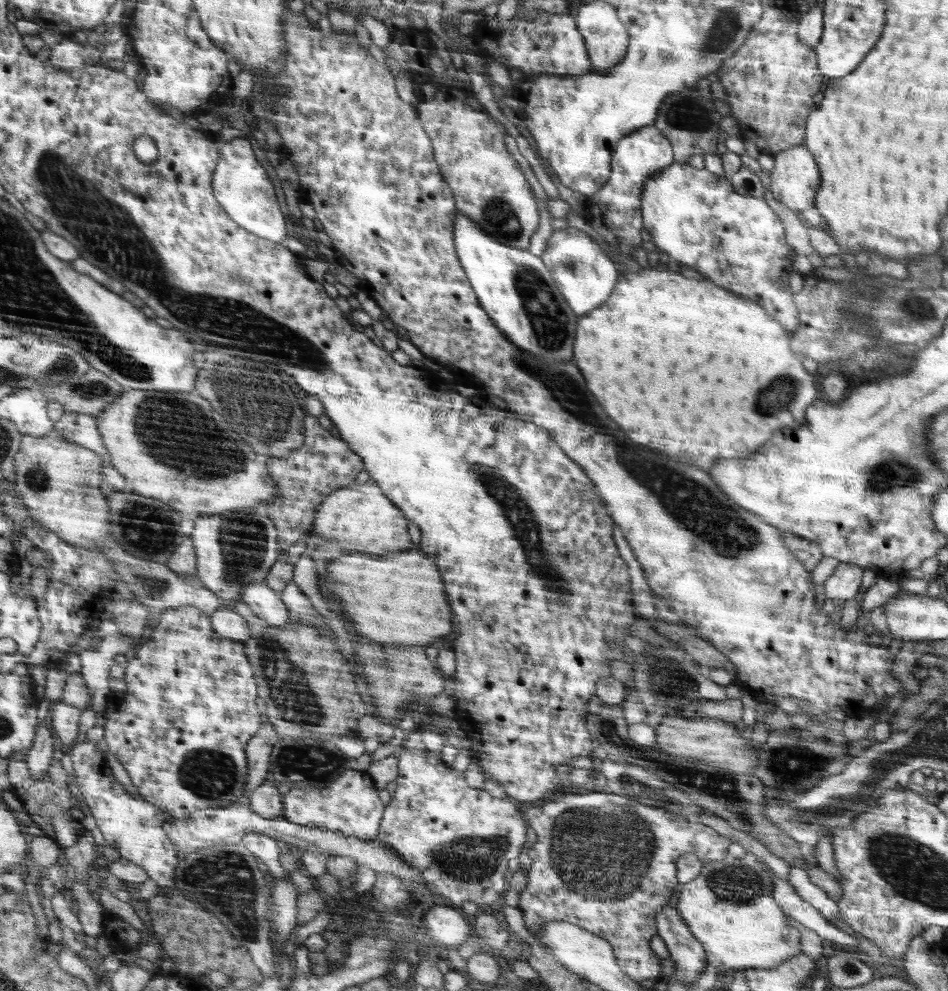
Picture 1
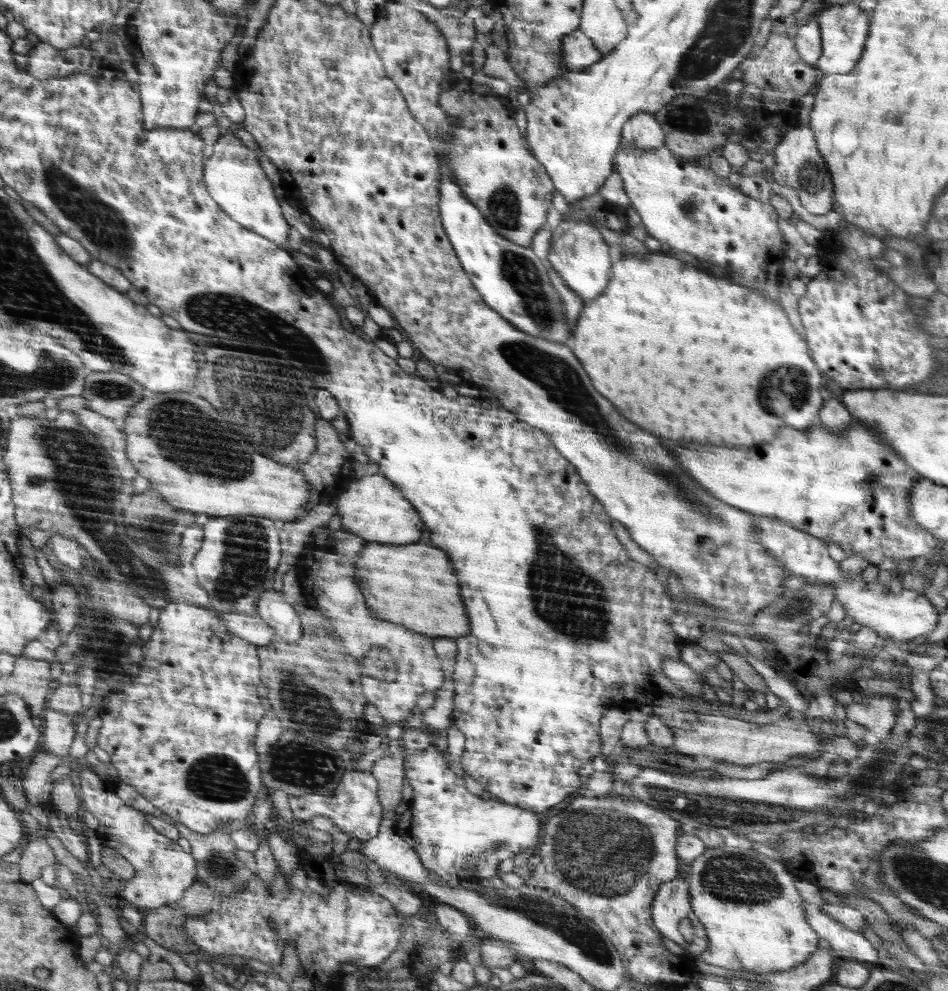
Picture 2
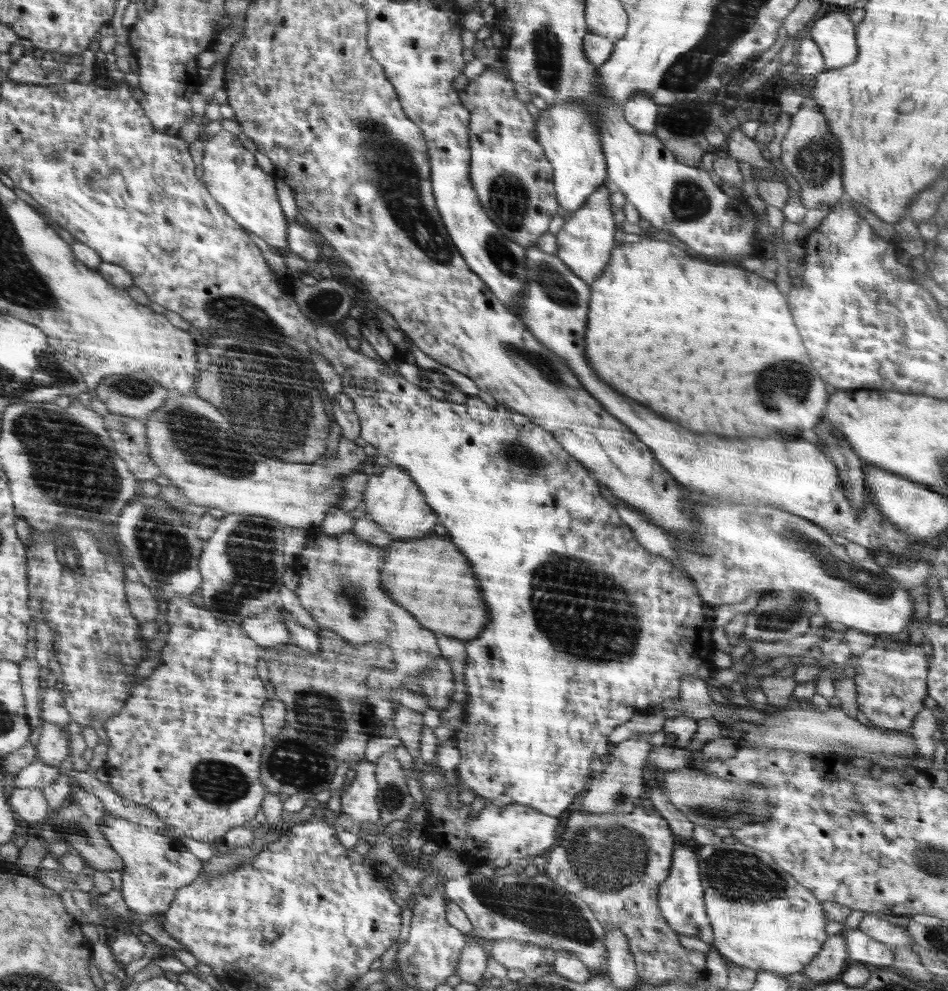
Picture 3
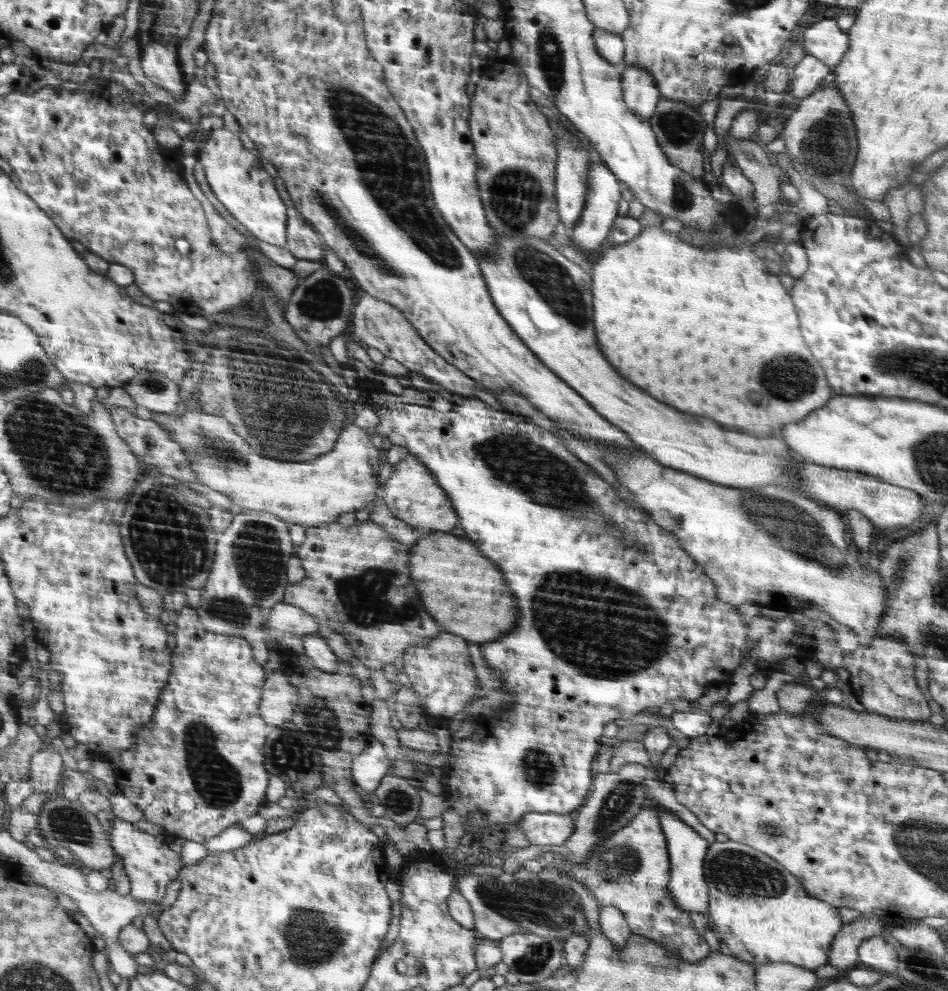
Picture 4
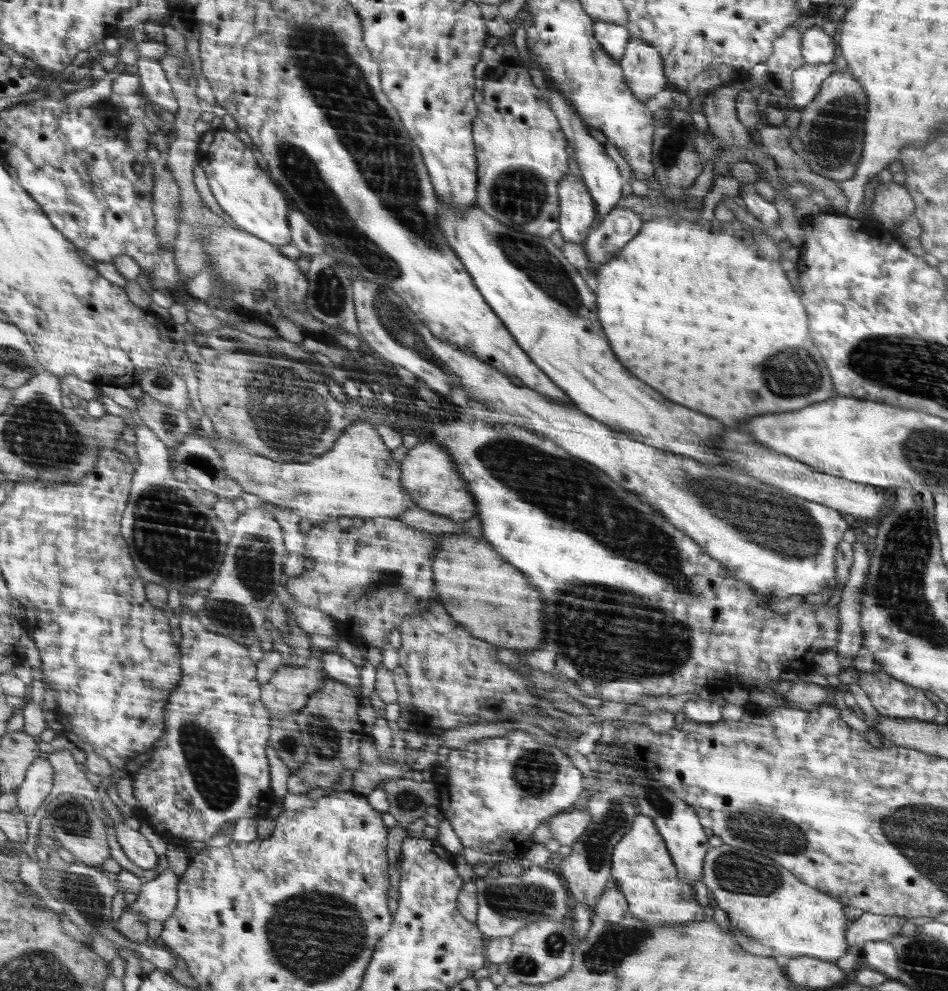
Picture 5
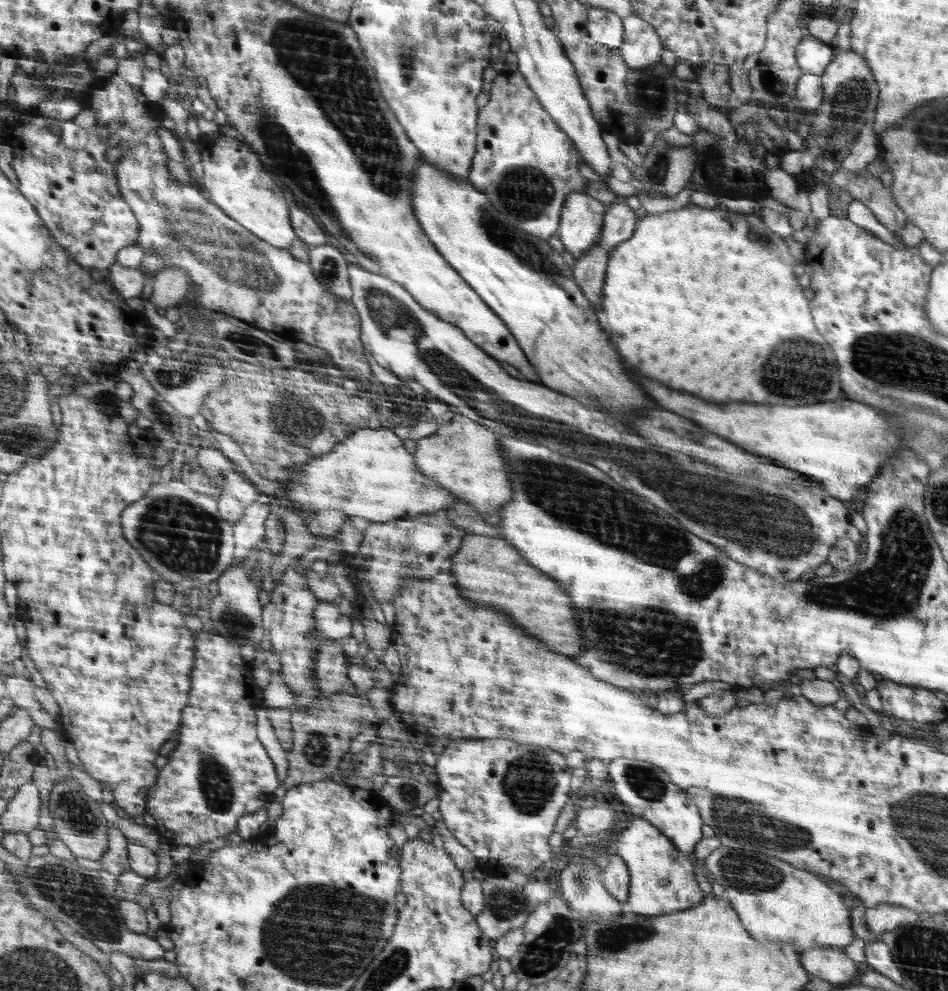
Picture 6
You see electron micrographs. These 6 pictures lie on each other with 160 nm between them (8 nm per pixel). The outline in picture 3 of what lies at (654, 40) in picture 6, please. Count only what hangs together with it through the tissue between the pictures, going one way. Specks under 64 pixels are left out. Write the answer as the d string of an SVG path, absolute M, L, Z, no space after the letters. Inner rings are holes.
M639 92L626 101L623 115L632 128L651 134L655 131L658 107L648 95Z

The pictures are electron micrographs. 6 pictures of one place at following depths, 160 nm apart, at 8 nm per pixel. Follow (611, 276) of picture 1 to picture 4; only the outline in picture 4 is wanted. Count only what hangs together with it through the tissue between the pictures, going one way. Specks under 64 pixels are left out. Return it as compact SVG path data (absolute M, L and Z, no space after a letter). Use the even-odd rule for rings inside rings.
M594 158L594 162L591 160L588 206L585 208L580 222L569 230L571 233L569 242L574 243L585 254L591 254L591 252L596 252L599 248L602 248L602 244L609 240L610 229L614 224L614 220L619 216L618 209L620 200L620 181L618 181L618 178L610 172L608 165L604 161L598 161L596 158Z

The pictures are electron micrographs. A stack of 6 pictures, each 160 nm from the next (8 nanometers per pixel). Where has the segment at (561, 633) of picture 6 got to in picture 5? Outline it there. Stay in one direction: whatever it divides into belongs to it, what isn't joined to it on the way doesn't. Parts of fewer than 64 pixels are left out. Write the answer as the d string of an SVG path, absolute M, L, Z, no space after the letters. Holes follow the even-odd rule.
M443 533L440 541L441 550L432 566L435 588L438 584L437 600L450 610L453 619L458 624L466 624L474 636L500 648L522 652L544 647L548 638L542 628L542 596L526 576L506 564L501 553L494 552L487 540L462 533Z

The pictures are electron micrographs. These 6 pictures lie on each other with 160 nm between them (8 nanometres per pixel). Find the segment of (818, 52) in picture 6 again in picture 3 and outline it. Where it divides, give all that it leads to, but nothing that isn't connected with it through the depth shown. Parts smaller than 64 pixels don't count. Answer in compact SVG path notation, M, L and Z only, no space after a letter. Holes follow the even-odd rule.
M848 12L826 13L812 20L808 31L825 58L826 71L848 66L856 60L856 29Z

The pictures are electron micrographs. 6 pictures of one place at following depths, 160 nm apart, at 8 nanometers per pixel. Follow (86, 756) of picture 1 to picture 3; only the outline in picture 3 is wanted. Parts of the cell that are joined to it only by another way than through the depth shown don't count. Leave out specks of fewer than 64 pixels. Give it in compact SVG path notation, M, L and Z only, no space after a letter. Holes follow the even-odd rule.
M105 811L98 825L125 864L124 870L121 871L121 892L130 912L146 916L163 914L172 906L177 891L193 884L202 874L203 860L190 852L190 848L181 846L177 837L164 836L134 821L114 816L108 811Z

